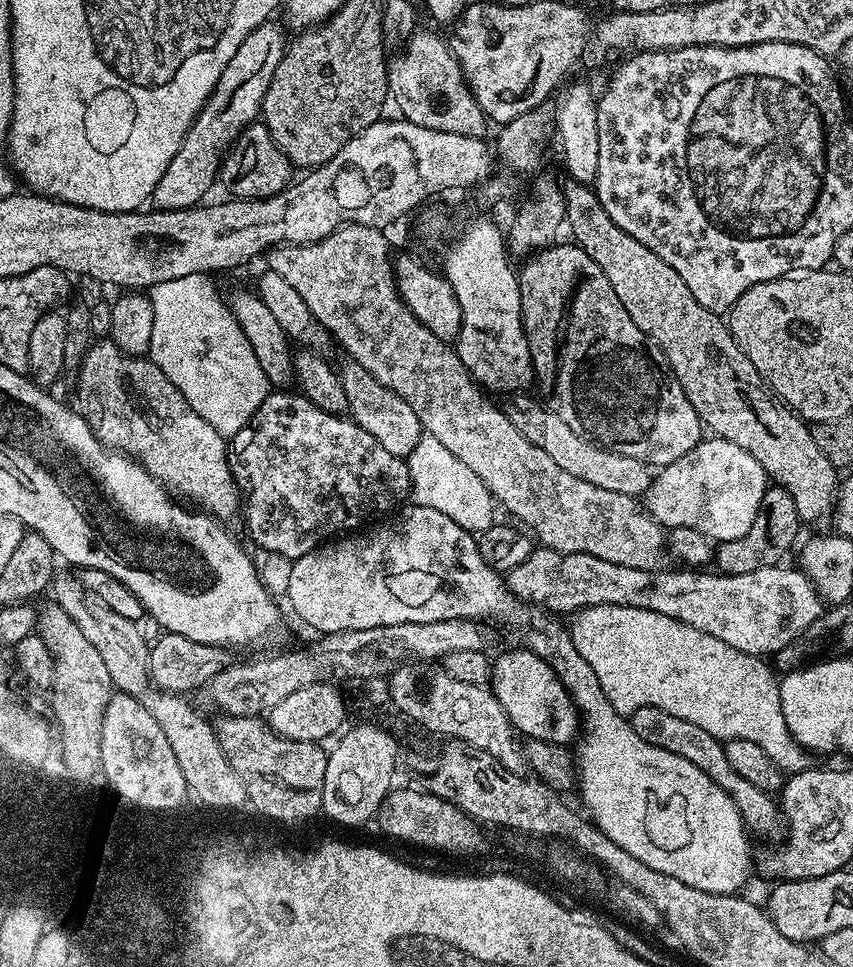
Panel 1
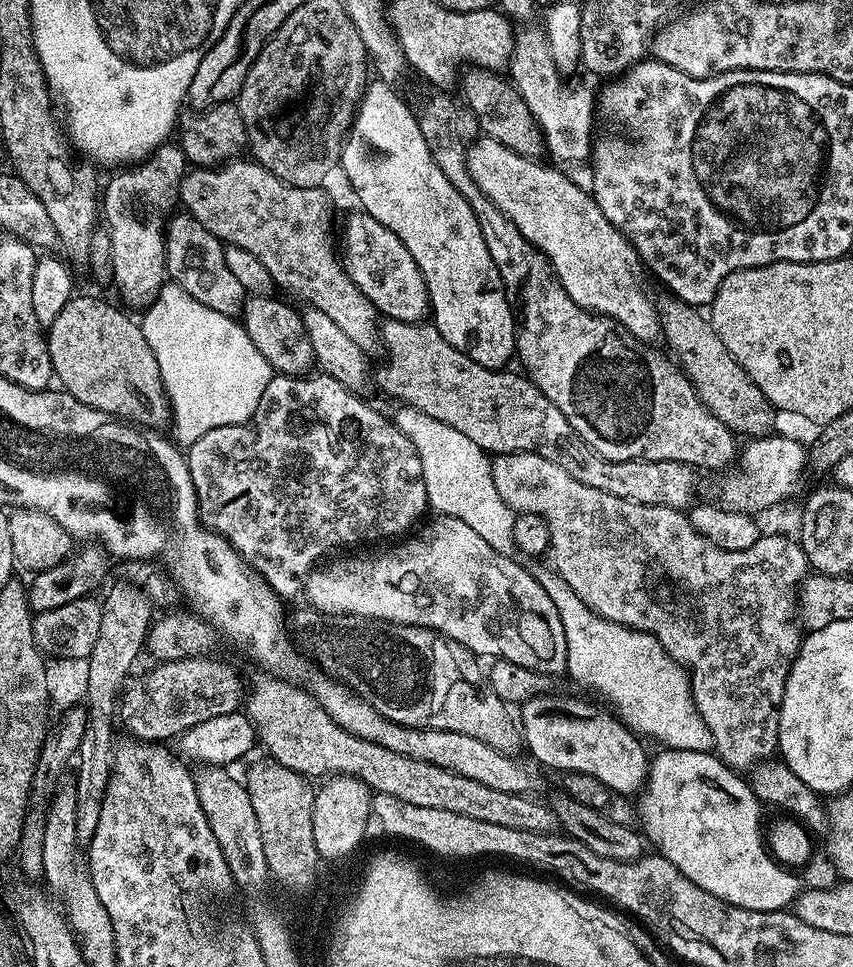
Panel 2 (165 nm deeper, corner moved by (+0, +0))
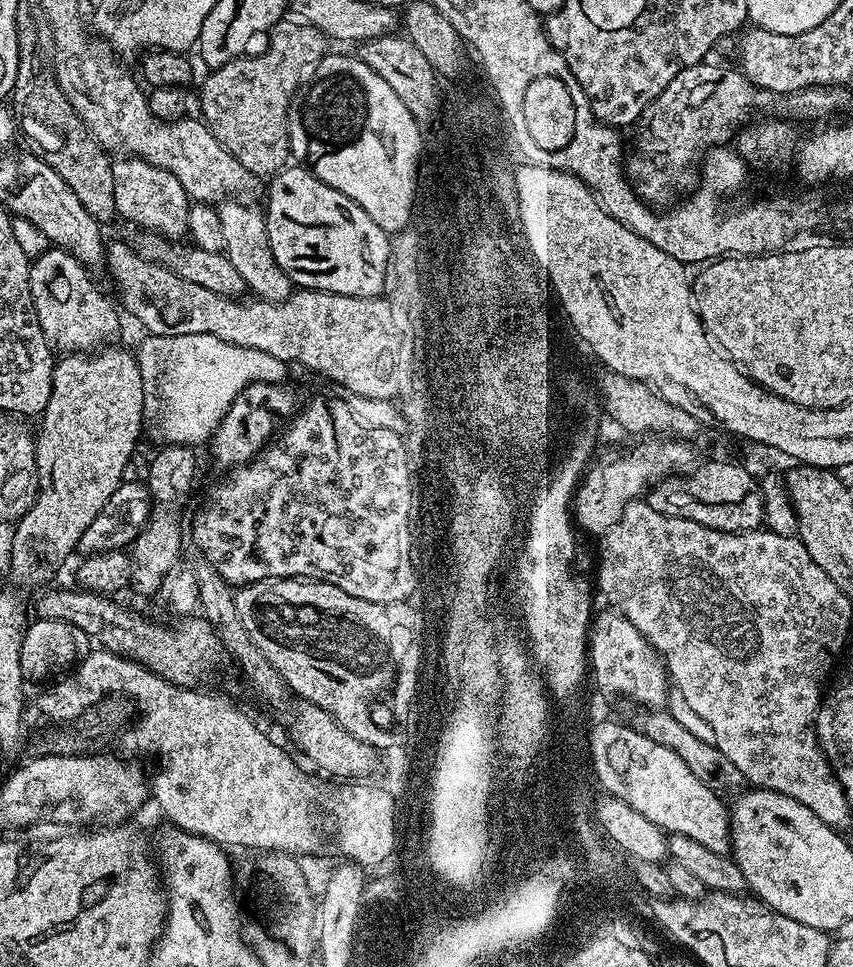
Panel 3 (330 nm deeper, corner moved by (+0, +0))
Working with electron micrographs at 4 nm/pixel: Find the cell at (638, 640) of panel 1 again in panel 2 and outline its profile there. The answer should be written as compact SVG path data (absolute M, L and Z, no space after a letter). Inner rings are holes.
M540 562L529 563L527 570L537 580L538 585L546 590L554 610L558 610L558 618L562 618L562 630L566 634L567 674L569 672L580 684L593 684L606 699L613 700L619 719L623 720L633 732L661 740L664 743L661 745L665 749L712 752L712 735L692 700L689 679L675 660L669 660L668 655L664 653L664 647L649 632L639 632L618 622L610 622L598 613L590 611L586 602L582 602L582 598L574 594L573 588L566 583L566 578L556 573L555 568L547 563L544 563L545 565L536 563Z

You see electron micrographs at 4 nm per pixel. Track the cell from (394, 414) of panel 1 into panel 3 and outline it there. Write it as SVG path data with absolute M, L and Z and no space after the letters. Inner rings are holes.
M226 202L219 207L220 221L222 222L222 234L226 234L224 249L227 258L242 274L245 285L252 288L261 300L279 302L288 299L294 291L291 277L284 272L277 262L274 250L268 241L268 225L265 215L252 208L246 208L242 202Z

